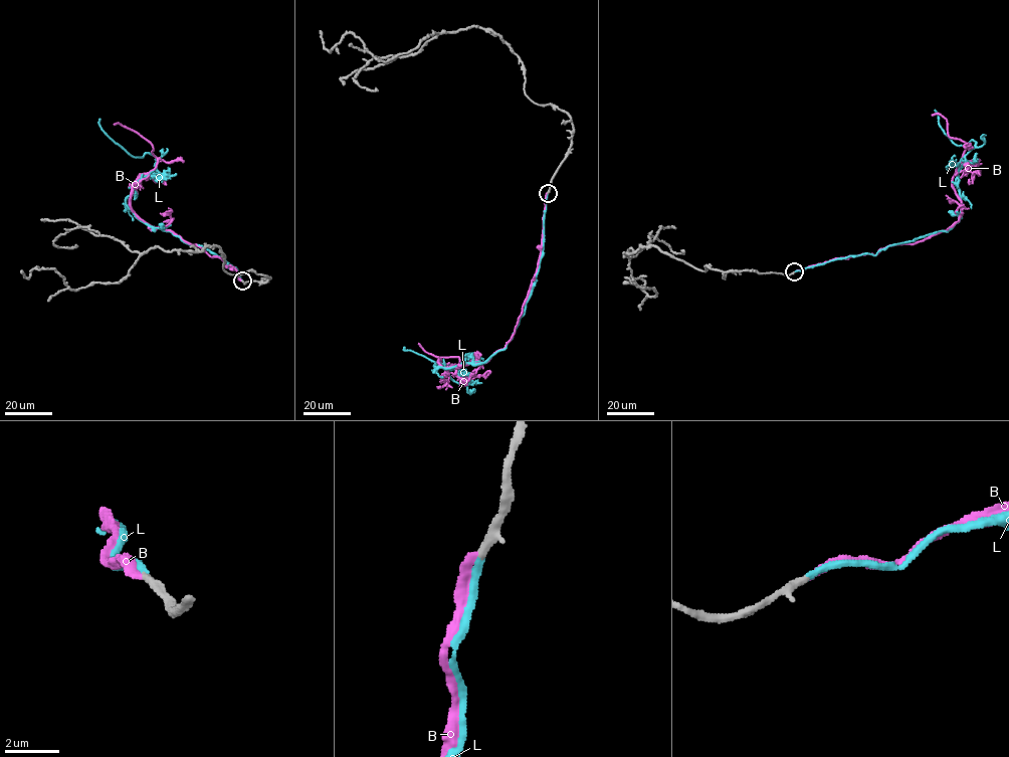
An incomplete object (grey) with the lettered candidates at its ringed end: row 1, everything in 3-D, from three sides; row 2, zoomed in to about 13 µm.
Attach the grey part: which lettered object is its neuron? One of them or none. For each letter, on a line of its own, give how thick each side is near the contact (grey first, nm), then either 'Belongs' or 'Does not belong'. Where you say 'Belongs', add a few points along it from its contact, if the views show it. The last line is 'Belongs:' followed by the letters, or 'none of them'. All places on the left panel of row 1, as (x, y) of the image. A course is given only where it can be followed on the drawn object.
B: Thickness 360 nm (grey) against 280 nm. Does not belong
L: Thickness 220 nm (grey) against 240 nm. Belongs. Its course: (241, 280), (235, 267), (204, 246), (135, 215), (126, 199), (156, 168), (155, 156), (130, 155), (99, 119)
Belongs: L

